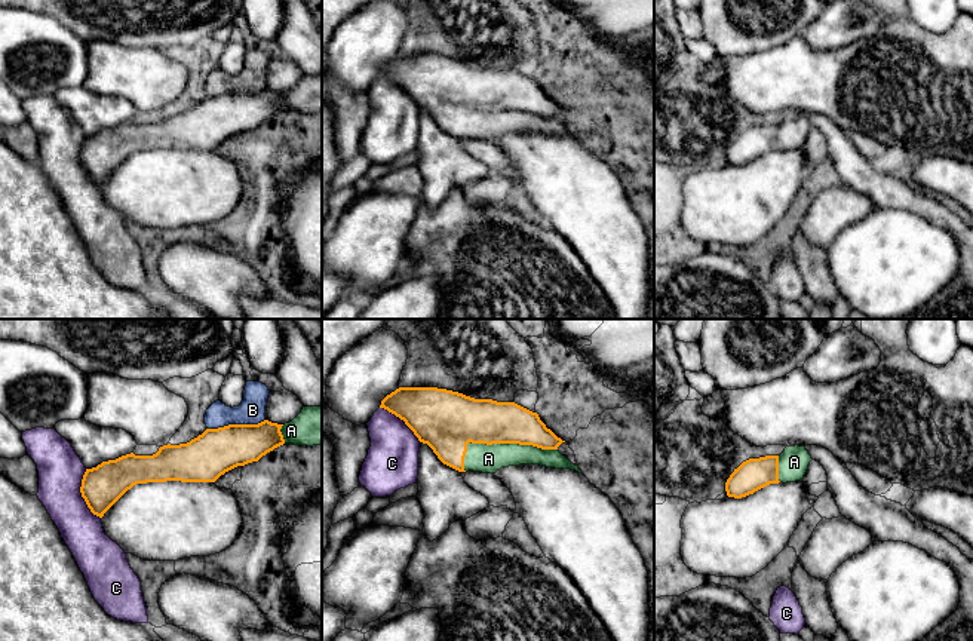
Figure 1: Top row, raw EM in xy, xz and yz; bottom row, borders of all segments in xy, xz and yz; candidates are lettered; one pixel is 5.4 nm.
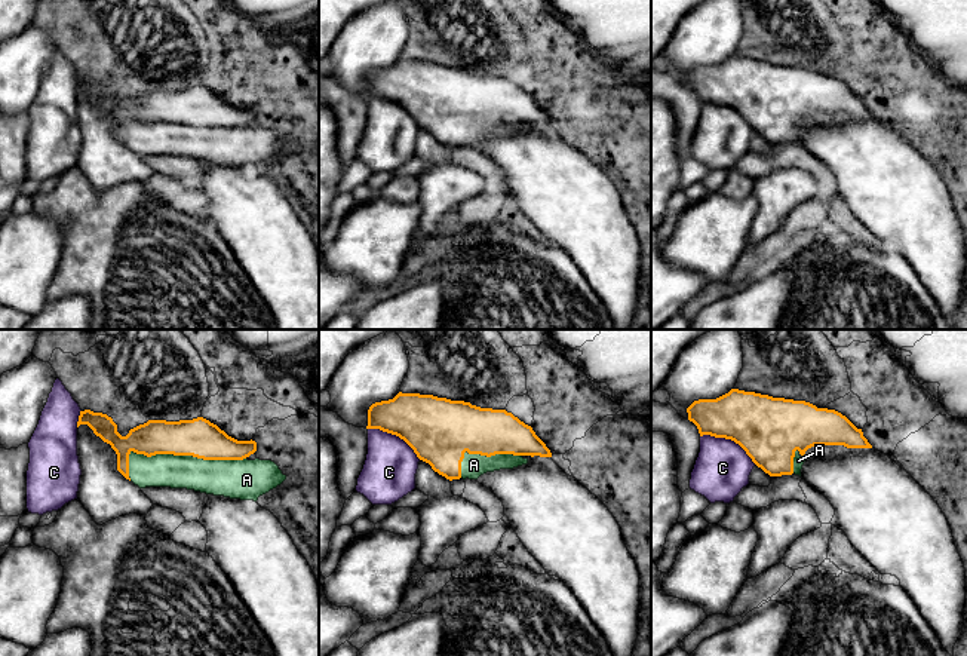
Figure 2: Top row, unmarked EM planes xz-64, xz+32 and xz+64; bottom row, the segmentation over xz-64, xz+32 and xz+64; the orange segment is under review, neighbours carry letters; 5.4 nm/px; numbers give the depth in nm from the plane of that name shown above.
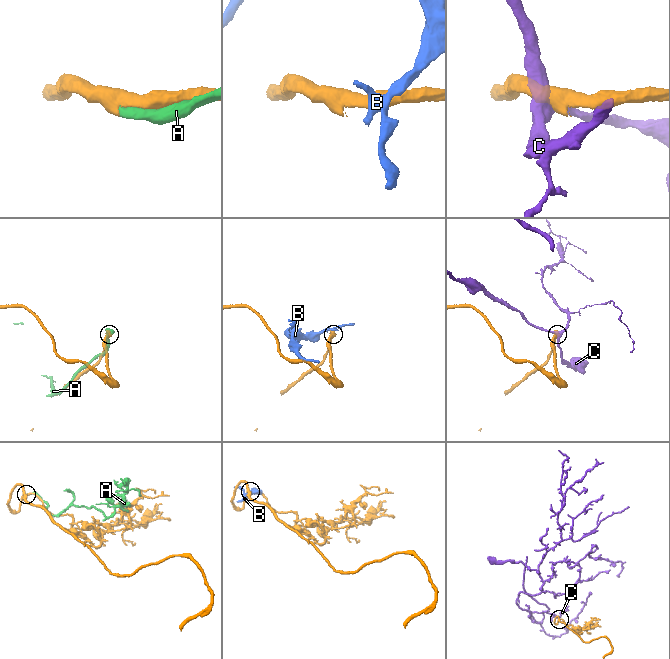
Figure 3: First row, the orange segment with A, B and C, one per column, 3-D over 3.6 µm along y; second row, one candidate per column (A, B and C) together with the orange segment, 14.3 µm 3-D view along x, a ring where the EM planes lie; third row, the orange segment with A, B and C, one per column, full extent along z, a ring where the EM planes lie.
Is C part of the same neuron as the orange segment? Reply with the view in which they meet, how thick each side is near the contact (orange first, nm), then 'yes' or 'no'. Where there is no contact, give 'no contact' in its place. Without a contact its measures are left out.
contact in xy; calibres 220 and 240 nm; no

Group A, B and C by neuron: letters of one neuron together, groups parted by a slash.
A / B / C

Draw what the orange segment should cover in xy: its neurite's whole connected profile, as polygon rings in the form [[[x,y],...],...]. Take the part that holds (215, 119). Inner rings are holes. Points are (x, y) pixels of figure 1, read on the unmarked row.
[[[322,73],[303,74],[289,91],[228,92],[206,96],[187,111],[163,113],[153,123],[133,120],[86,137],[80,160],[99,185],[133,153],[215,150],[225,139],[258,129],[283,111],[322,113]]]

